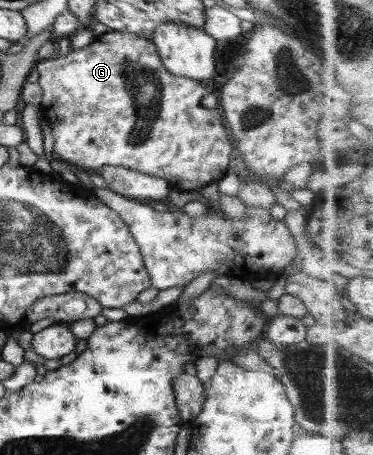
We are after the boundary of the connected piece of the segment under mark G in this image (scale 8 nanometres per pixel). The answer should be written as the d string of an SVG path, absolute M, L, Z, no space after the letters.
M109 31L96 36L91 43L80 49L72 49L64 57L54 56L52 59L36 60L34 63L38 72L38 86L42 89L42 102L39 108L41 116L46 120L46 124L52 131L52 154L64 164L84 169L86 171L96 171L102 166L124 167L128 170L135 170L139 173L149 174L158 178L163 178L170 189L179 191L197 190L210 182L216 182L228 170L228 161L231 160L234 150L231 146L229 134L223 125L221 112L218 108L207 110L200 104L203 96L206 95L204 86L190 80L190 78L180 78L169 74L159 59L156 47L151 40L132 33L121 33Z

